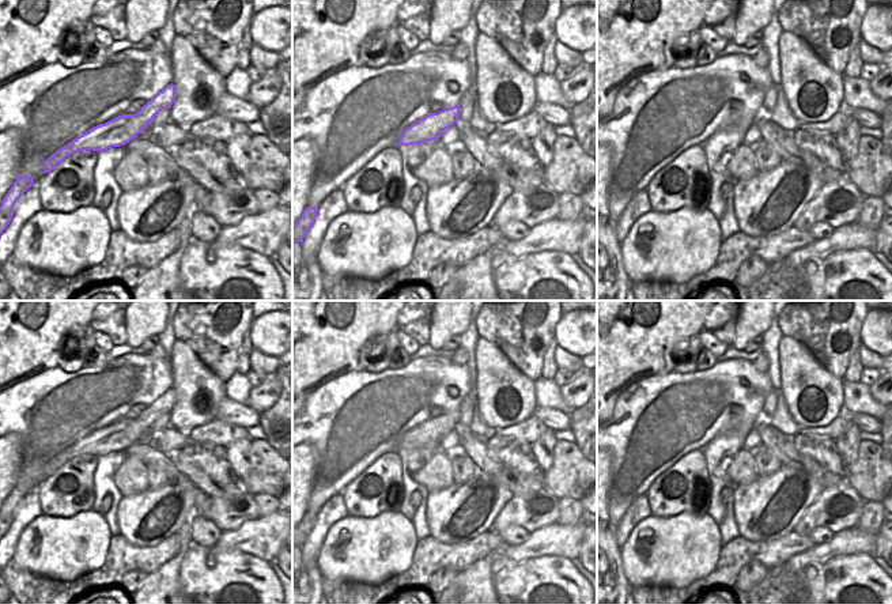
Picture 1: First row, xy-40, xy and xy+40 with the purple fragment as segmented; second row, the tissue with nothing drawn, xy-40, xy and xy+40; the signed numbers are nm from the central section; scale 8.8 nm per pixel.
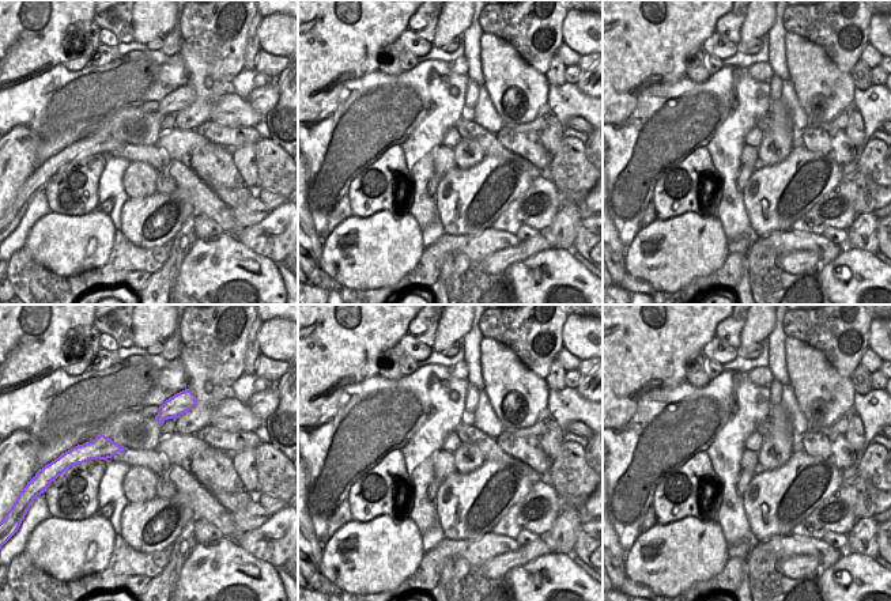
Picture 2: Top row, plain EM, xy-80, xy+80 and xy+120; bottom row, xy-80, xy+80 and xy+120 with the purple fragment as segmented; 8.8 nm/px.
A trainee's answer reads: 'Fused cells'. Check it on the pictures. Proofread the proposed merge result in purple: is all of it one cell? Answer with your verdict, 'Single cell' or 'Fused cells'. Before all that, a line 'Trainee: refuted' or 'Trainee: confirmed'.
Trainee: confirmed
Fused cells.

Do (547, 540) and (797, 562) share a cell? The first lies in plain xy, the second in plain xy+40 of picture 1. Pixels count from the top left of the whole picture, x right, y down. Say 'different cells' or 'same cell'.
same cell

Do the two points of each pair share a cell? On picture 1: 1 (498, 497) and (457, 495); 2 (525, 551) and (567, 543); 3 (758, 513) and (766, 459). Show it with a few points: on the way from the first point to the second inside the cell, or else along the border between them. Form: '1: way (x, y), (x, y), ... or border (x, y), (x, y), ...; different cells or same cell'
1: way (491, 509), (490, 512), (486, 508), (469, 508); same cell
2: way (536, 544), (556, 543); same cell
3: border (781, 464), (775, 471), (758, 478); different cells

